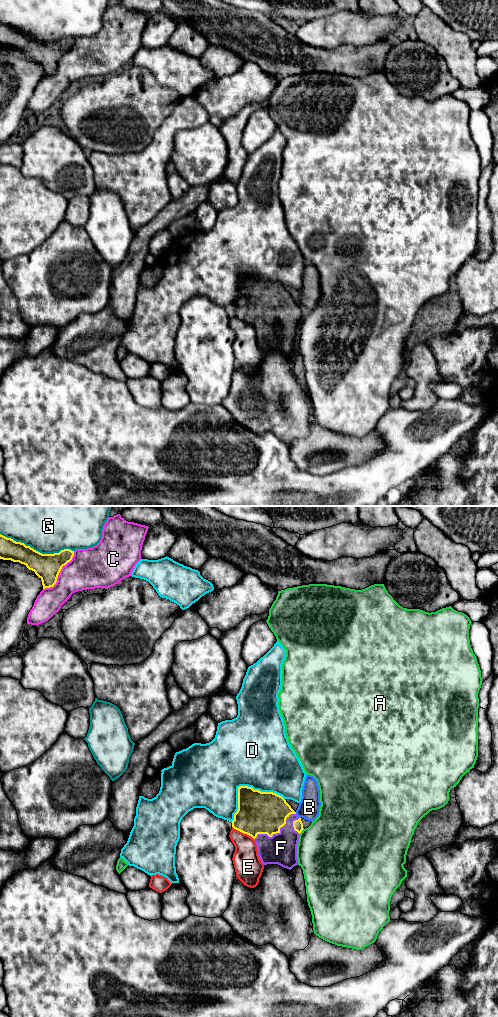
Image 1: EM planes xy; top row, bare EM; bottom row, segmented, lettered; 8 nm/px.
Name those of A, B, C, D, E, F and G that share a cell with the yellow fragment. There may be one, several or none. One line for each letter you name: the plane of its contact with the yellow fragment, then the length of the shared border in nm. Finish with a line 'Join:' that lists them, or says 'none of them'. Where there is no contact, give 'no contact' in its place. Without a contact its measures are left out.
F: contact in xy; length 400 nm
Join: F

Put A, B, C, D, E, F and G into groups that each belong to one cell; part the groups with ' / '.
A / B C / D / E / F / G

